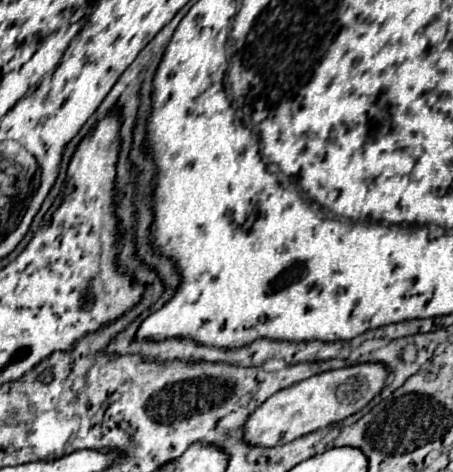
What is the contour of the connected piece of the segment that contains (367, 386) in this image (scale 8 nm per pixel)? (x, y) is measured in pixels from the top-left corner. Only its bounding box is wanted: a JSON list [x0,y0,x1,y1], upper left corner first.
[244,364,384,448]

